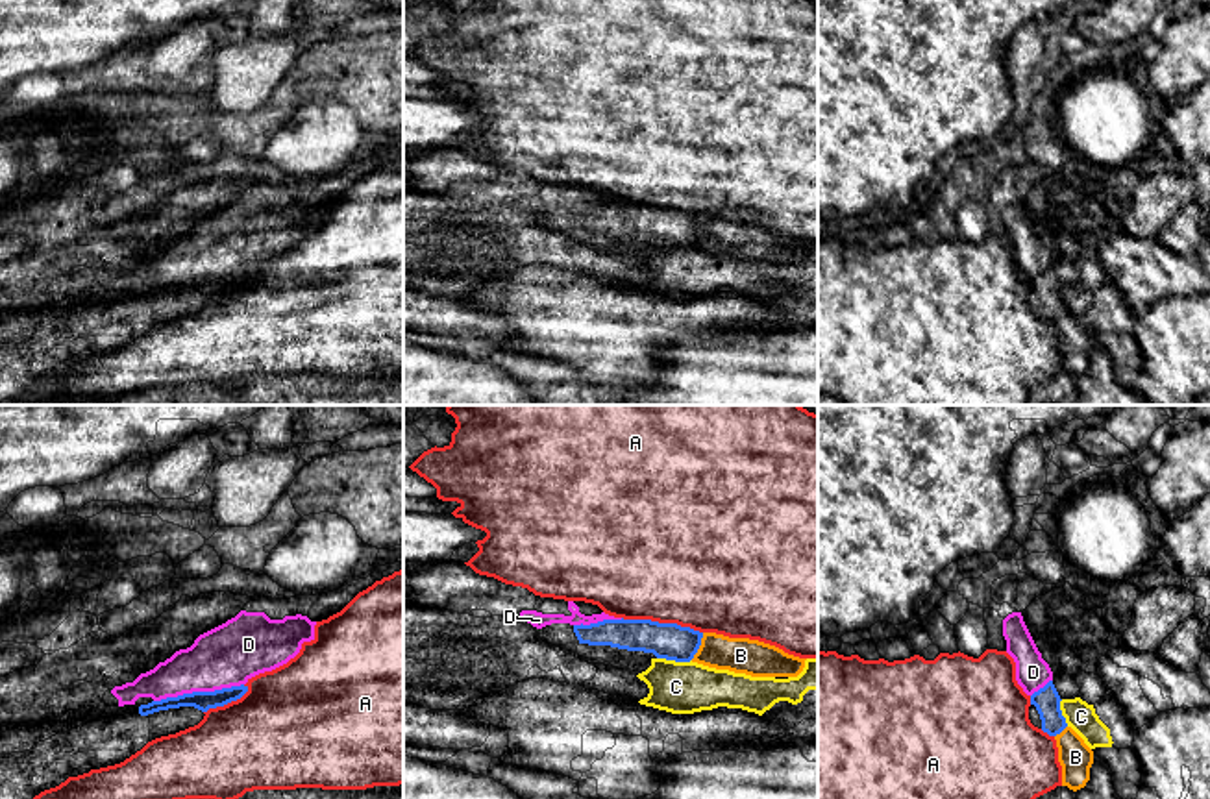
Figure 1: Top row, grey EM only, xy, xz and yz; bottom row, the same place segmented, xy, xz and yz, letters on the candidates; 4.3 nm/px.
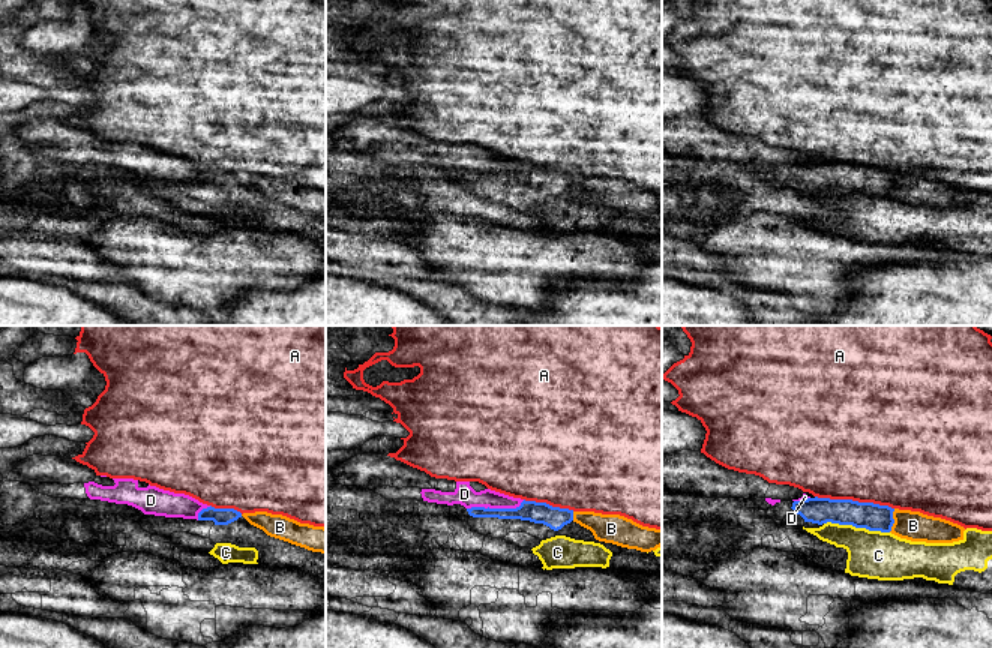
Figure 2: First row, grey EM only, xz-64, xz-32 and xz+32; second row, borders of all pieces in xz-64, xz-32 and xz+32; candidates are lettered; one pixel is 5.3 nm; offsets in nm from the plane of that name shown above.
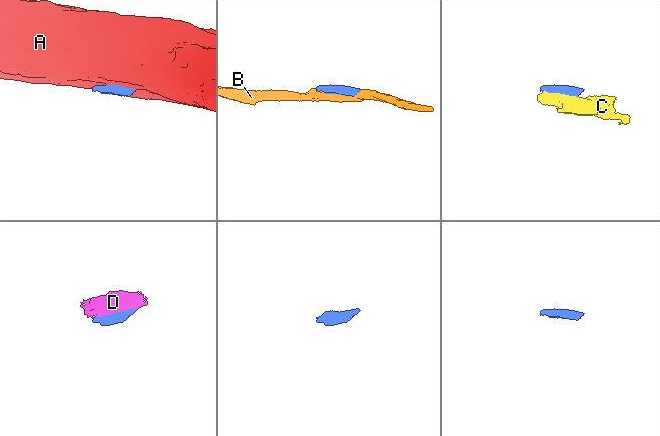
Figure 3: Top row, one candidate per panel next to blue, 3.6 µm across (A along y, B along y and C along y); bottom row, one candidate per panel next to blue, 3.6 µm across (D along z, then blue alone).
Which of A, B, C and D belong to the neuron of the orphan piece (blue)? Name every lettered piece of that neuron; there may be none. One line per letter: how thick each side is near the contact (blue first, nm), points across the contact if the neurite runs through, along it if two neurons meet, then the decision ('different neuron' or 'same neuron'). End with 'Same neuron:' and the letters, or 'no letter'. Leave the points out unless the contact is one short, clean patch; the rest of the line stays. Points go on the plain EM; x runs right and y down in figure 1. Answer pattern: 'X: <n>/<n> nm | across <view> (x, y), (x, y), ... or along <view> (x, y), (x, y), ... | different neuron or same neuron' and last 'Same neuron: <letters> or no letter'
A: 160/480 nm | different neuron
B: 160/160 nm | different neuron
C: 160/220 nm | different neuron
D: 80/280 nm | different neuron
Same neuron: no letter

